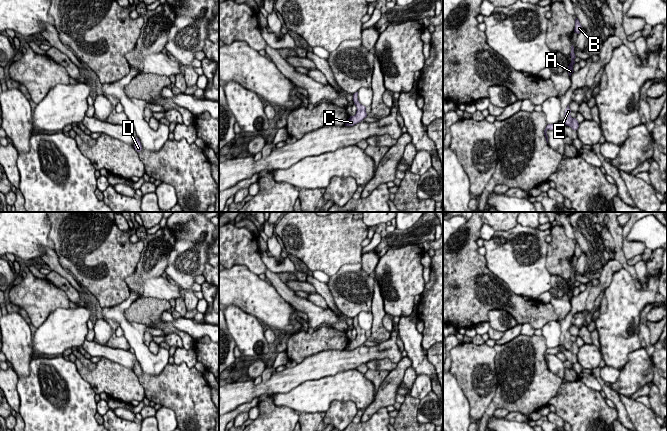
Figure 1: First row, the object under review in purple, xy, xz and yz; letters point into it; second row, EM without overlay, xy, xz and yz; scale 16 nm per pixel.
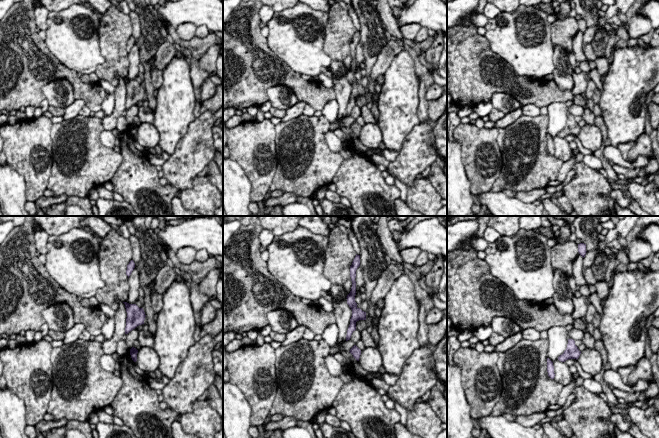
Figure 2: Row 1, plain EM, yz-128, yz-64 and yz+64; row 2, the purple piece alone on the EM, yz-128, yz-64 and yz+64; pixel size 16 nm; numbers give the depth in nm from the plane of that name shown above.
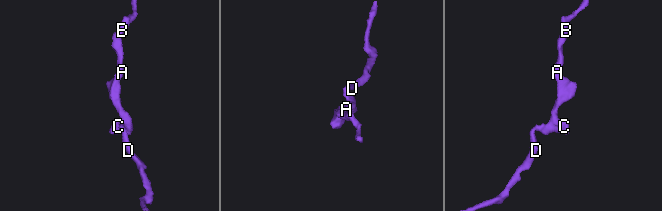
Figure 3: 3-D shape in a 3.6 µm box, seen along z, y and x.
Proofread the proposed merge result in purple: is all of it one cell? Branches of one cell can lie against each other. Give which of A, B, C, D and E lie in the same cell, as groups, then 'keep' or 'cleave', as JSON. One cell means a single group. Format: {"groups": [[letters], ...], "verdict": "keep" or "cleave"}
{"groups": [["A", "B", "C", "D", "E"]], "verdict": "keep"}

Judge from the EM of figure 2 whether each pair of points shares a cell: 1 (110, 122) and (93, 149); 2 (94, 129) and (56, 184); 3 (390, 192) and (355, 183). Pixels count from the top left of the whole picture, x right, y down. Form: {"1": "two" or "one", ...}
{"1": "two", "2": "one", "3": "one"}

